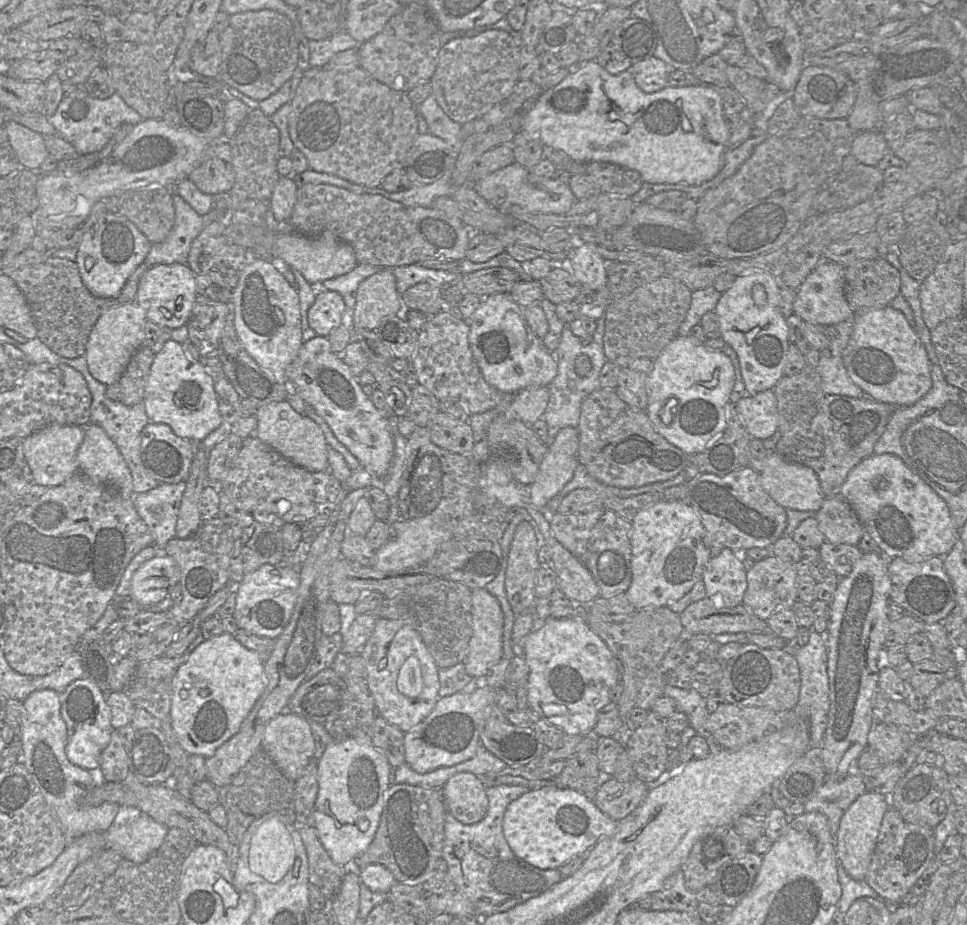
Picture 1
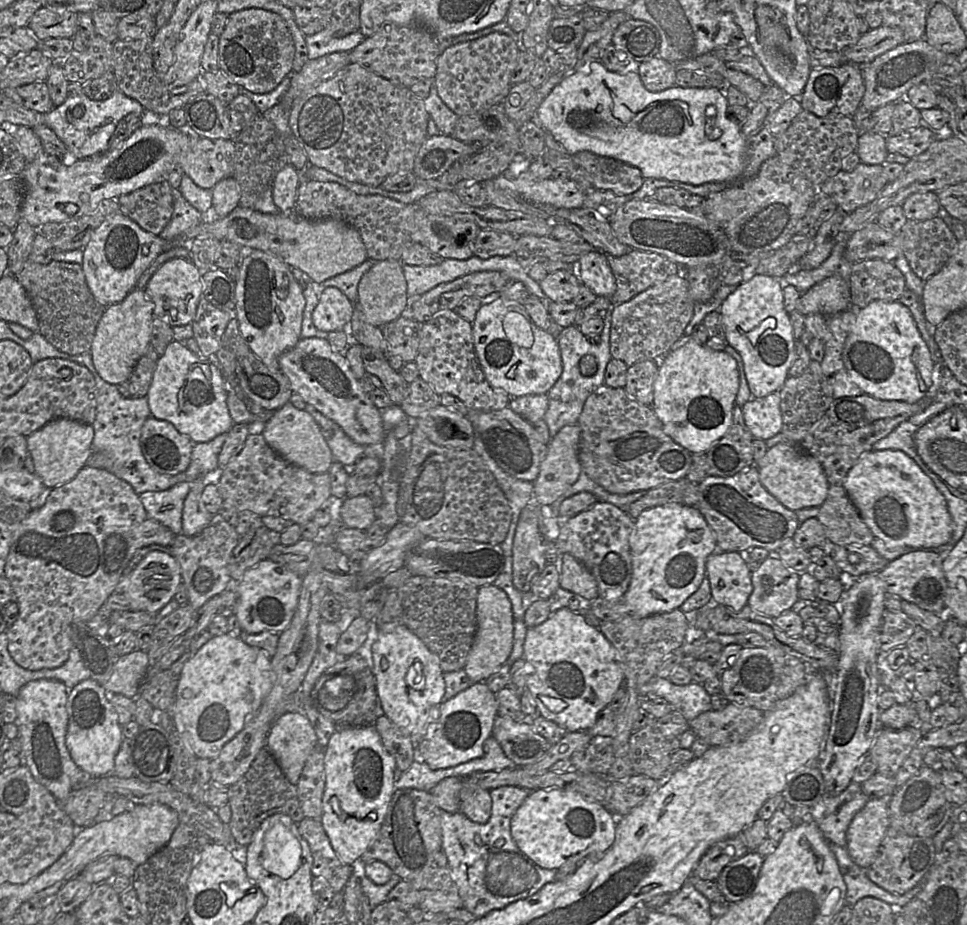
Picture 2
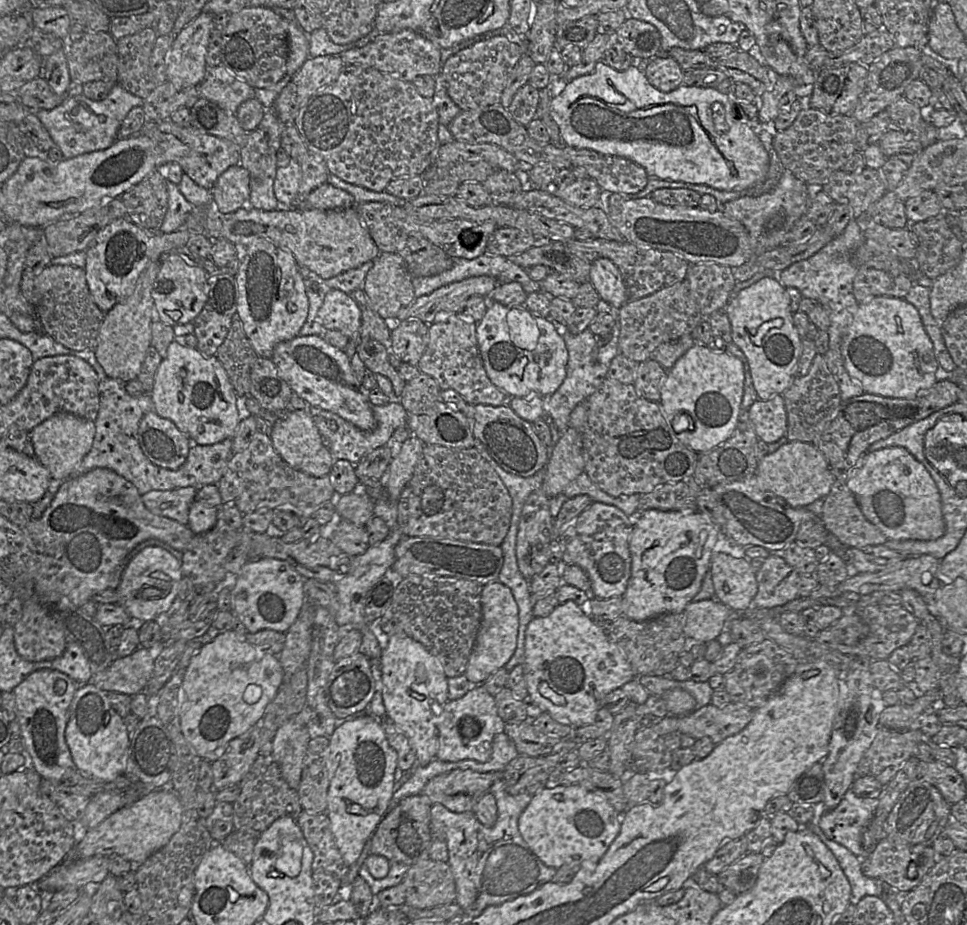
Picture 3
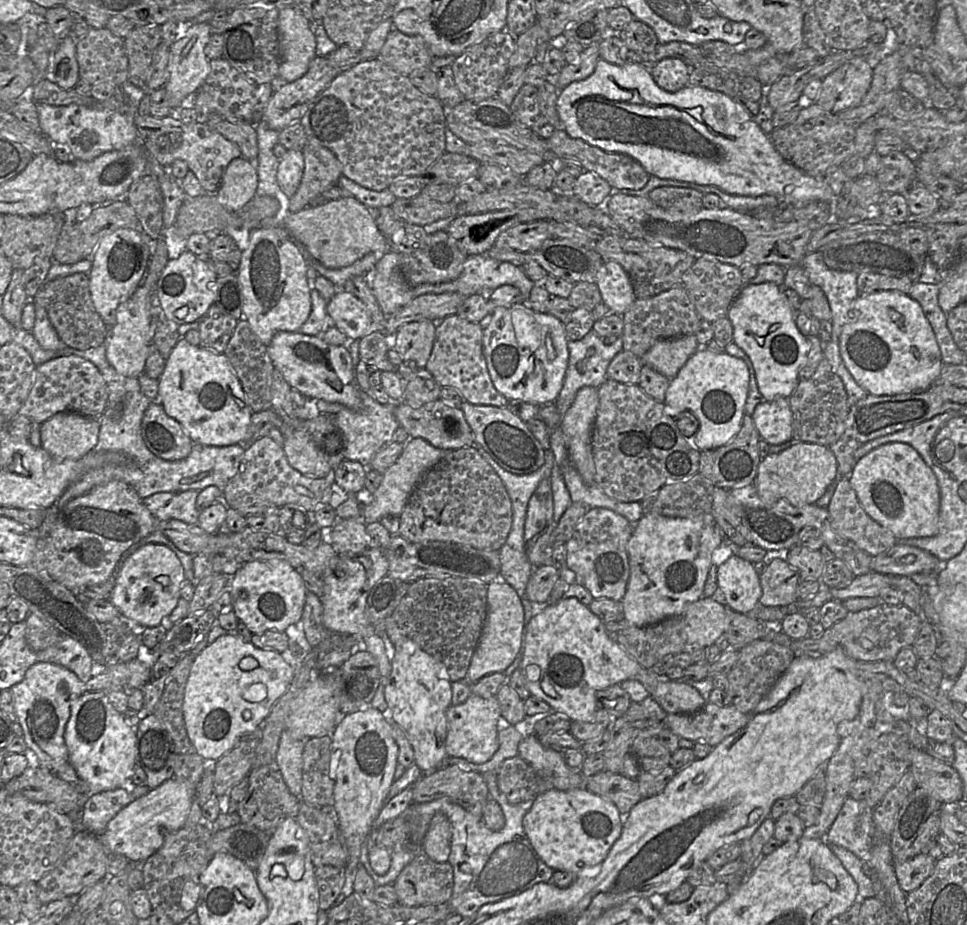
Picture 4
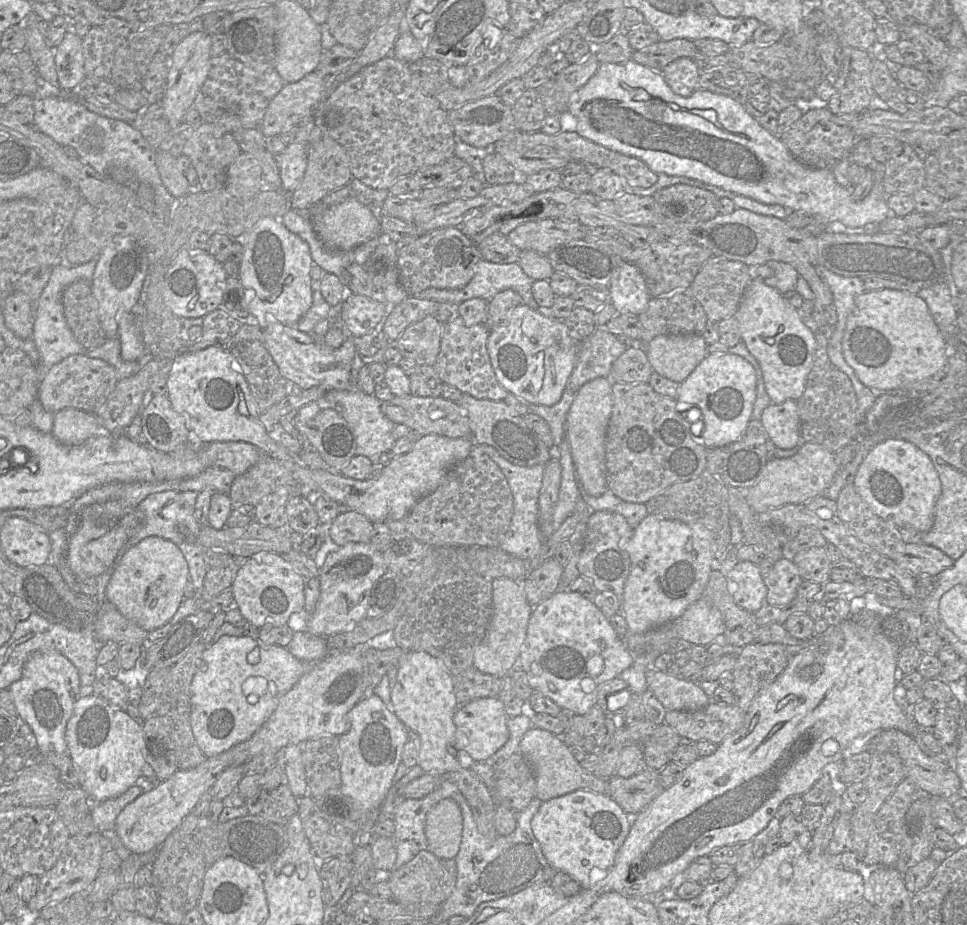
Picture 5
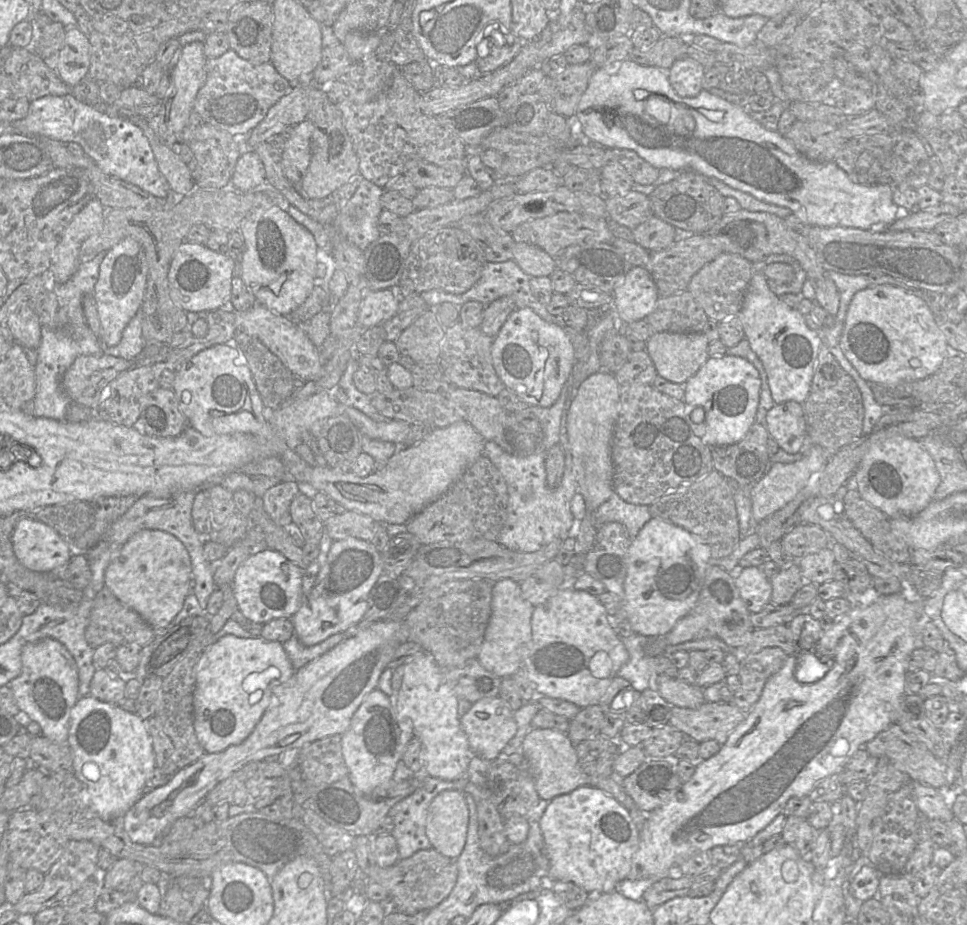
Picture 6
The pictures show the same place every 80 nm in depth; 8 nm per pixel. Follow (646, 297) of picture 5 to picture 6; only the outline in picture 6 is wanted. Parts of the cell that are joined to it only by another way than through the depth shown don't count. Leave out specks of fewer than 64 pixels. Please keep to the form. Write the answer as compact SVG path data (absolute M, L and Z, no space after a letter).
M633 266L613 290L614 304L625 323L646 318L658 298L657 287L643 266Z

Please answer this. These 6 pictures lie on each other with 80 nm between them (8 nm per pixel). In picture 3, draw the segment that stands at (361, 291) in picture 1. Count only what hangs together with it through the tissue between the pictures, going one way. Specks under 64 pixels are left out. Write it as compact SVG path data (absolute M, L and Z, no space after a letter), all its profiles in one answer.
M380 252L373 262L362 289L380 317L394 322L398 312L415 298L412 276L397 253Z

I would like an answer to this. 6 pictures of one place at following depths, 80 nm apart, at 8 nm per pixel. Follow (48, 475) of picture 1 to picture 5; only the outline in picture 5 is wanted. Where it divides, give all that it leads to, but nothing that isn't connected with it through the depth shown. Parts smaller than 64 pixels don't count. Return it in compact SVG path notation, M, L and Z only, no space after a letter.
M63 408L54 413L51 433L63 445L80 445L100 432L108 431L94 414L76 408Z

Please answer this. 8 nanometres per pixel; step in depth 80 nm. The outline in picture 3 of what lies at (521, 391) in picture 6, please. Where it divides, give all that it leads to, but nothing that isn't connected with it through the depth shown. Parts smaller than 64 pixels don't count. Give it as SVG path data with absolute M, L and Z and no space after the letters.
M494 302L477 323L476 336L492 384L512 397L553 394L566 377L568 351L554 322L535 315L524 304Z

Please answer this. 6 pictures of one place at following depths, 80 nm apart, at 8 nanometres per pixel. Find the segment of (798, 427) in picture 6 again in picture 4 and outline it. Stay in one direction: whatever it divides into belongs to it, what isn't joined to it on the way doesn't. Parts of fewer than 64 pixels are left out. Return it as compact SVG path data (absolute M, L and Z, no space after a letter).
M788 398L762 400L751 415L760 438L768 444L782 444L792 439L792 412Z

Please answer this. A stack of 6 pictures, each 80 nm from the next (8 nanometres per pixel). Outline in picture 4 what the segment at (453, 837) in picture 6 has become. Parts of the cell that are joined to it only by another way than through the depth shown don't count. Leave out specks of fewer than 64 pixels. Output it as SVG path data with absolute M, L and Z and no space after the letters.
M436 813L423 840L423 853L436 862L448 861L451 851L451 823L443 813Z

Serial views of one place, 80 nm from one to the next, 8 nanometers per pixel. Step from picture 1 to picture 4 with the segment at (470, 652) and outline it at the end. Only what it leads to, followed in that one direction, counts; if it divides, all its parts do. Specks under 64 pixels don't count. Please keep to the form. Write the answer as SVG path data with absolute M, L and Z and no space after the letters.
M502 578L489 582L486 618L465 677L467 682L474 683L495 672L505 673L520 651L523 635L524 608L517 592Z

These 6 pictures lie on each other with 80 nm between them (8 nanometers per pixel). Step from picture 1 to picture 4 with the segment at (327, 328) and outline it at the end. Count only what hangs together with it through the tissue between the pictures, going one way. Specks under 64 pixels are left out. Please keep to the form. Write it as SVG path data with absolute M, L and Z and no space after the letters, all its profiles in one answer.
M338 289L327 302L329 322L348 339L360 339L371 333L371 316L365 304L350 292Z

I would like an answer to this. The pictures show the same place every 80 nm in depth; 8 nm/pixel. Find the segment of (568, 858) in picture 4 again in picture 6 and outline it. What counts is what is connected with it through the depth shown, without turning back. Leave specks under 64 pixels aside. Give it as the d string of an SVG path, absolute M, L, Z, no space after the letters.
M581 786L570 793L553 798L549 801L539 826L549 860L549 876L552 879L573 882L590 895L612 892L621 881L627 879L632 857L639 846L640 829L630 812L602 790Z

